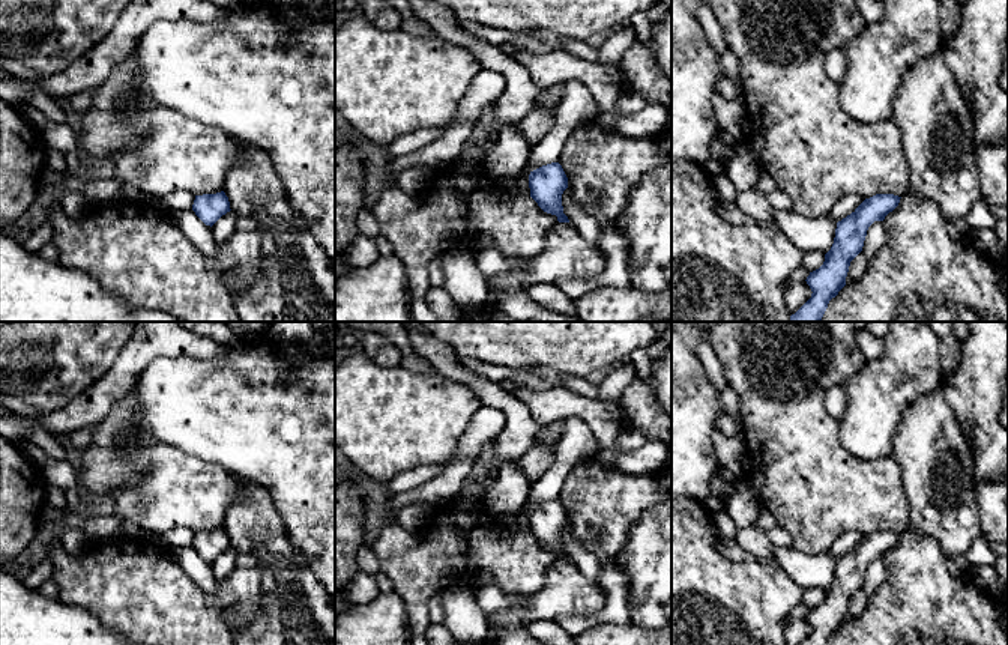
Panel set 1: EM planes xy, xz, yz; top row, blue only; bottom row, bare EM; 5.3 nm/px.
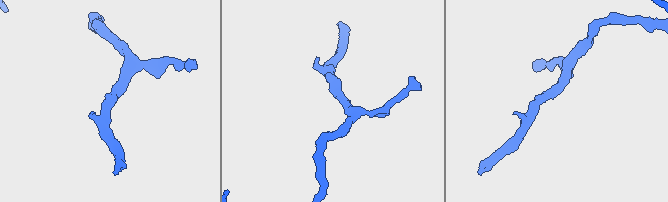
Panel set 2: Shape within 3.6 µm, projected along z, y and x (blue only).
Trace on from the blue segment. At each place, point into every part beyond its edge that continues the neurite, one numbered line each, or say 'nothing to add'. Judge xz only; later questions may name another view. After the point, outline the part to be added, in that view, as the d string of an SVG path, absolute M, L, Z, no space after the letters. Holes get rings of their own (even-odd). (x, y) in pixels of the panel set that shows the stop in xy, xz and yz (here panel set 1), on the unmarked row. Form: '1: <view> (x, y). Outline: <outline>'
nothing to add

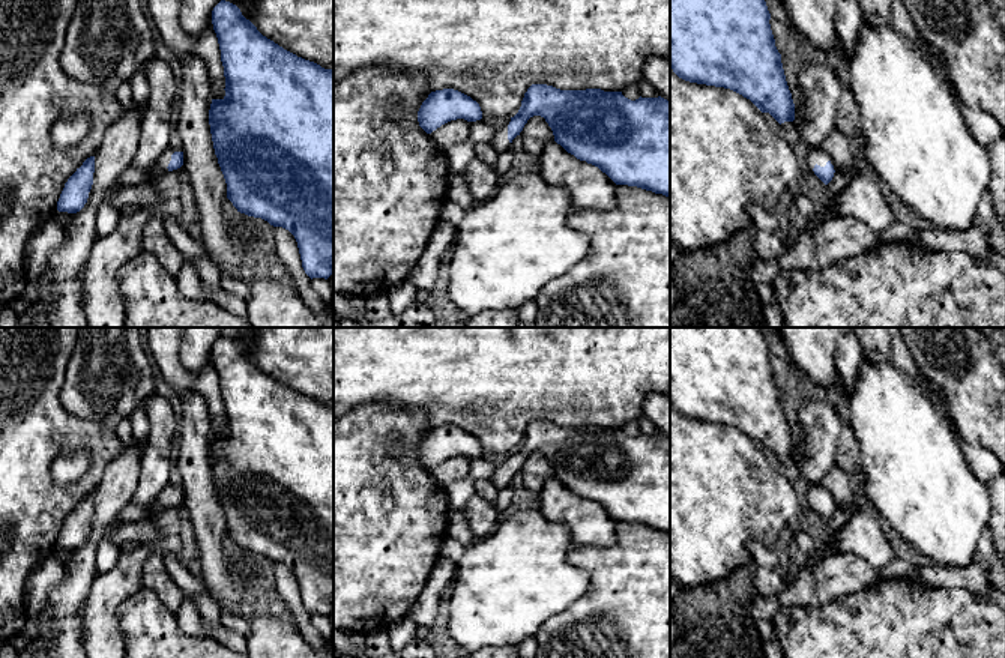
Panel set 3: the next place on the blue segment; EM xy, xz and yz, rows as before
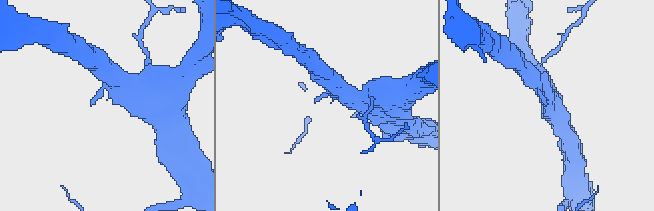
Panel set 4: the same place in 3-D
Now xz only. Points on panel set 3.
1: xz (499, 479). Outline: M511 454L508 455L508 460L506 460L503 464L500 464L500 466L496 467L494 475L490 478L490 482L491 482L497 490L511 485L511 479L509 479L509 476L508 476L508 461L509 461L509 458L511 458Z

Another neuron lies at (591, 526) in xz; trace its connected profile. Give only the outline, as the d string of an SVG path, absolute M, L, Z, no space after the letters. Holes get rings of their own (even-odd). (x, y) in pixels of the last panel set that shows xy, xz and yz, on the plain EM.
M554 476L539 491L539 511L550 521L565 524L575 547L608 548L617 542L616 520L598 503L568 490Z

